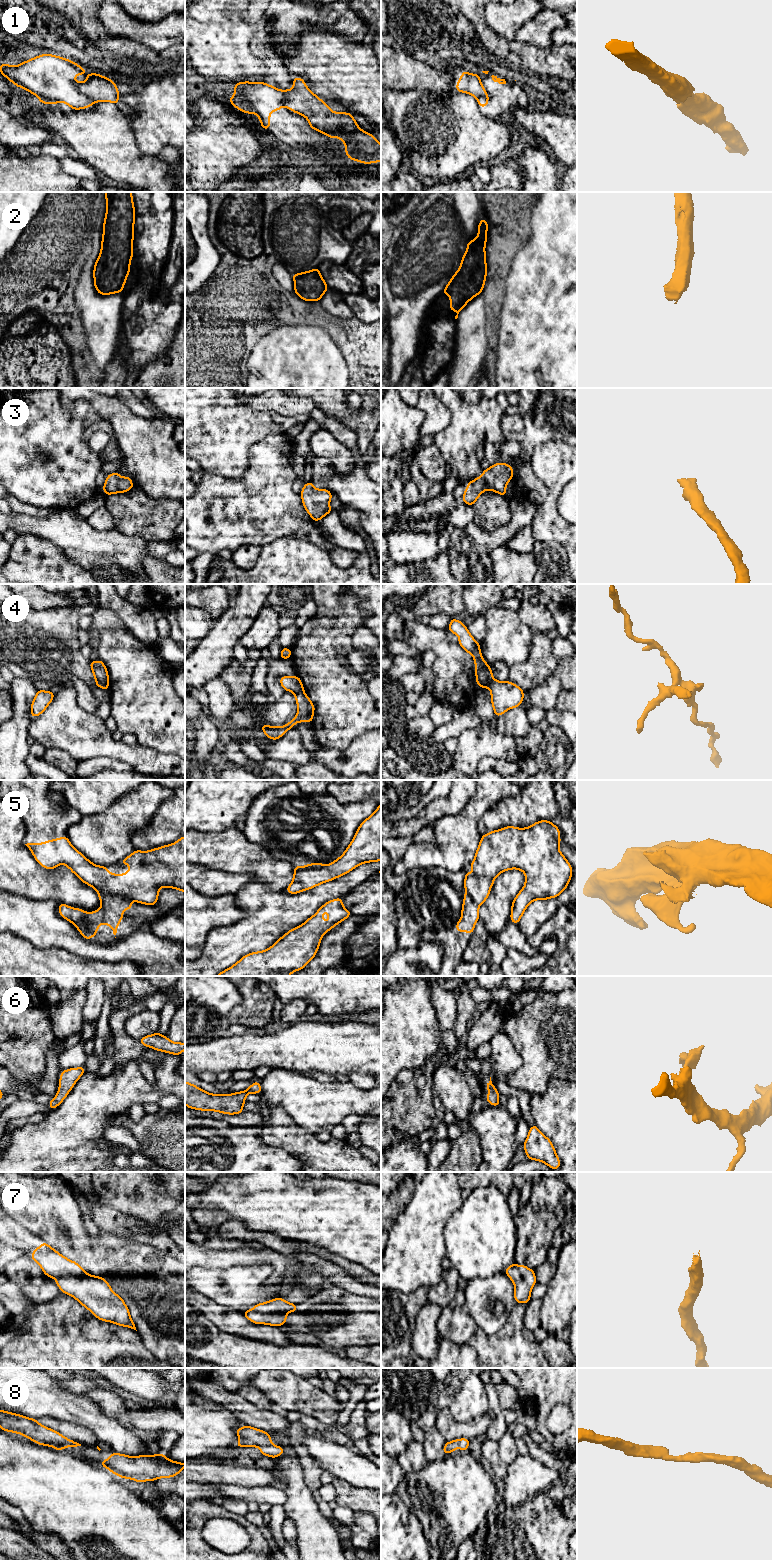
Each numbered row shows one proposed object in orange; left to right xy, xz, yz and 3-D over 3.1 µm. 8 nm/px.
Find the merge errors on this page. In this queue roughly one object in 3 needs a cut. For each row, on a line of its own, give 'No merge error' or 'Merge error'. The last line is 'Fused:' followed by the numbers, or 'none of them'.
1: Merge error
2: No merge error
3: No merge error
4: Merge error
5: Merge error
6: No merge error
7: No merge error
8: No merge error
Fused: 1, 4, 5

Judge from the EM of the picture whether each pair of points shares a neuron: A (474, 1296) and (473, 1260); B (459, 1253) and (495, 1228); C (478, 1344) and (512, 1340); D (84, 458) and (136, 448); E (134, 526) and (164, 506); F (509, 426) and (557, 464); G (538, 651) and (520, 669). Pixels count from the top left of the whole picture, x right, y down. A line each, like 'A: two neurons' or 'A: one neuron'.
A: two neurons
B: one neuron
C: one neuron
D: two neurons
E: one neuron
F: two neurons
G: one neuron

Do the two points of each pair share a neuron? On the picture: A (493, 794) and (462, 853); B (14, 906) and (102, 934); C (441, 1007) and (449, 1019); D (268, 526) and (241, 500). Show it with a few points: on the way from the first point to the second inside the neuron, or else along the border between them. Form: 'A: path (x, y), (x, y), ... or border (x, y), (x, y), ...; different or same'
A: path (478, 809), (462, 828), (462, 838); same
B: border (114, 938), (91, 940); different
C: path (444, 1010), (447, 1016); same
D: path (267, 518), (258, 509), (249, 507); same

